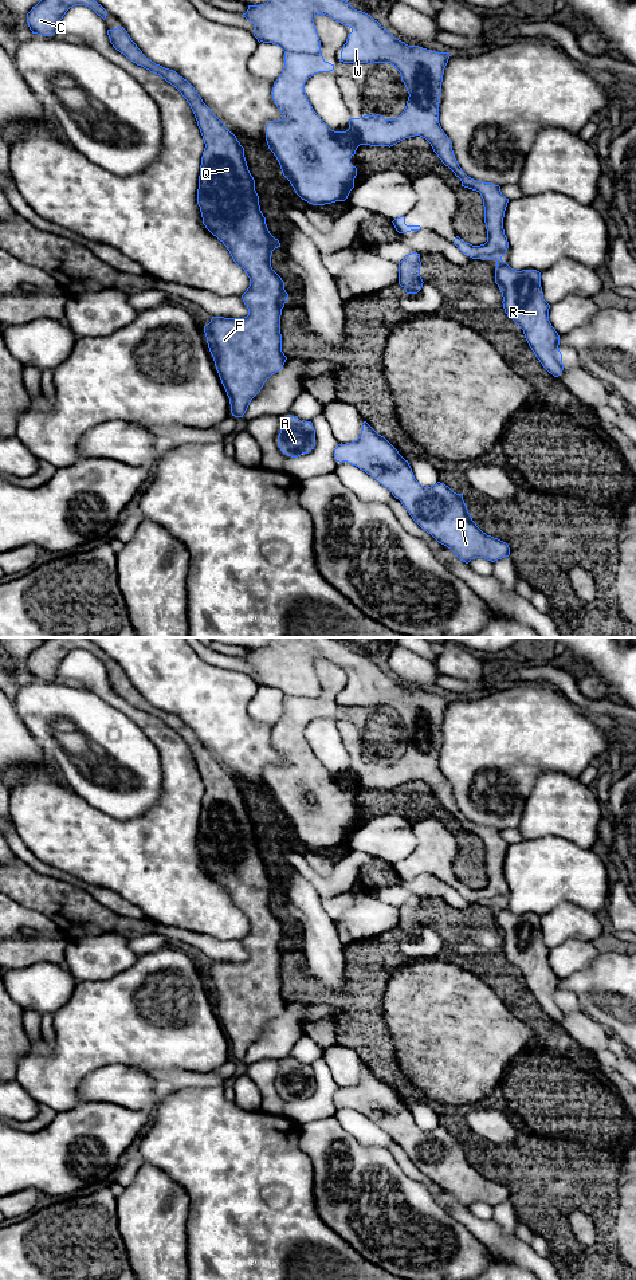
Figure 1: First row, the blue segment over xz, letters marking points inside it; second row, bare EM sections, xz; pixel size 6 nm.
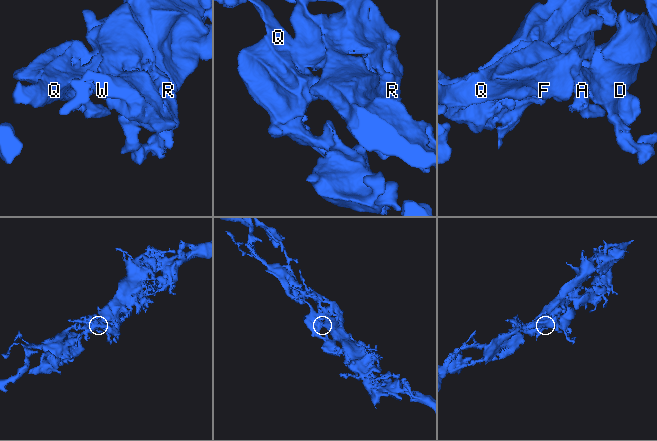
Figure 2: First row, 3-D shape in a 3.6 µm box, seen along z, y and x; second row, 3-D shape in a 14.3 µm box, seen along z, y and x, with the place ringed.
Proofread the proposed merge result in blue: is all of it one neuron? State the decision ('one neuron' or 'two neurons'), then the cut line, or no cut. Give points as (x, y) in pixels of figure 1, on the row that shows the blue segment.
one neuron; cut none

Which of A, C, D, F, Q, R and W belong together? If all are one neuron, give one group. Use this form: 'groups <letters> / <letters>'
groups A C D F Q R W

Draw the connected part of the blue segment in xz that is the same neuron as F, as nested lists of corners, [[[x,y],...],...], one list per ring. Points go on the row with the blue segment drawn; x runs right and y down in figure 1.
[[[123,27],[107,30],[107,35],[117,51],[181,93],[203,136],[205,148],[197,189],[203,224],[227,247],[233,262],[250,278],[250,287],[242,295],[248,315],[212,317],[204,333],[229,398],[231,413],[243,417],[251,400],[287,360],[282,352],[280,315],[288,294],[284,282],[271,267],[272,251],[280,243],[267,228],[255,180],[236,136],[211,111],[187,79],[148,59]]]

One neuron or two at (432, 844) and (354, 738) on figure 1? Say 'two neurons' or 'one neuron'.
one neuron

